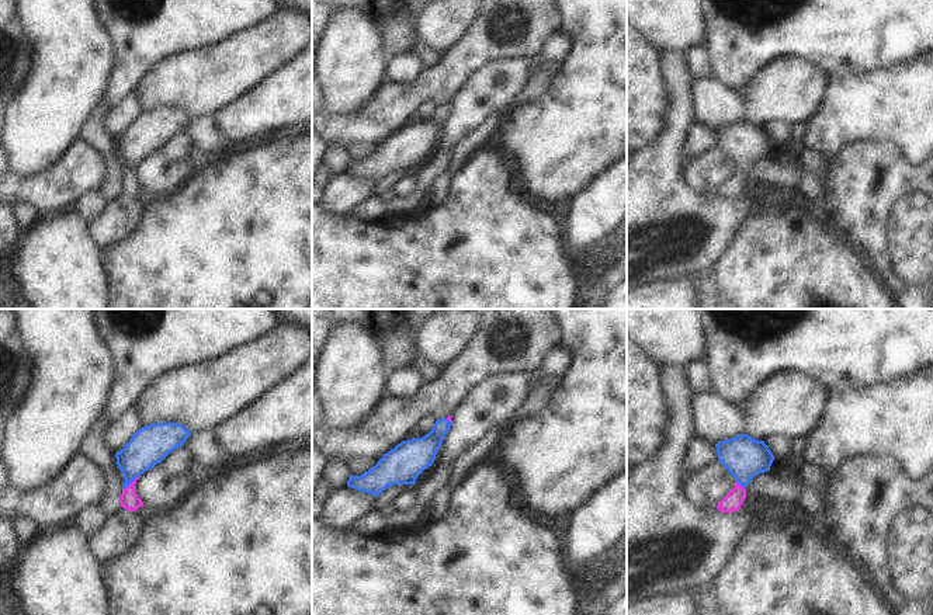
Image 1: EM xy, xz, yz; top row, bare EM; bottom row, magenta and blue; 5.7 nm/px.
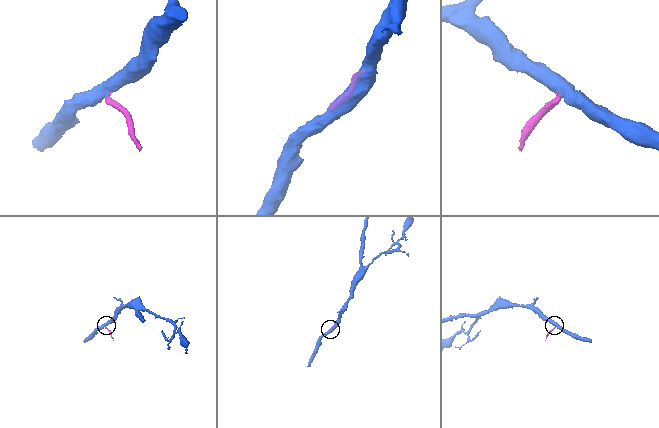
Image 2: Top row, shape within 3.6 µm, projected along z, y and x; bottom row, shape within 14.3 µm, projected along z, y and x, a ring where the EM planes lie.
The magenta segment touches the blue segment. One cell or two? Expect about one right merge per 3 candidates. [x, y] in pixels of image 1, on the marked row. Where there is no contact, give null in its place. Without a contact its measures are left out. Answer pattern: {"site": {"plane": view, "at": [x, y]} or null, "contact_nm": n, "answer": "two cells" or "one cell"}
{"site": {"plane": "xy", "at": [132, 482]}, "contact_nm": 130, "answer": "one cell"}

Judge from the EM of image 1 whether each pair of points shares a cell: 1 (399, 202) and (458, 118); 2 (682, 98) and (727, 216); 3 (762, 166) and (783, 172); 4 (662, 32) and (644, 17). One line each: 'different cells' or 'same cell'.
1: same cell
2: same cell
3: same cell
4: same cell

